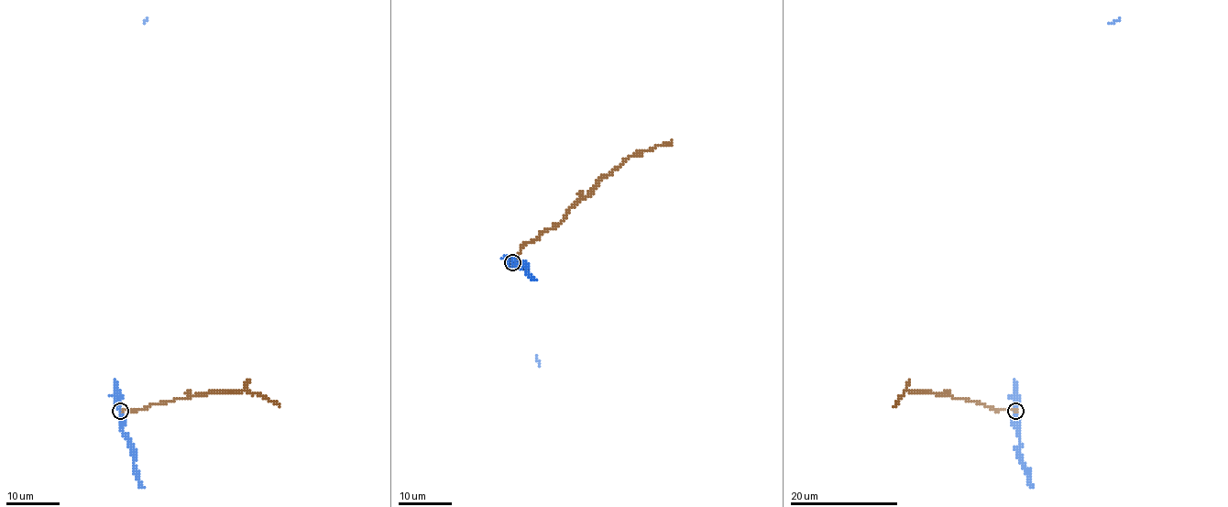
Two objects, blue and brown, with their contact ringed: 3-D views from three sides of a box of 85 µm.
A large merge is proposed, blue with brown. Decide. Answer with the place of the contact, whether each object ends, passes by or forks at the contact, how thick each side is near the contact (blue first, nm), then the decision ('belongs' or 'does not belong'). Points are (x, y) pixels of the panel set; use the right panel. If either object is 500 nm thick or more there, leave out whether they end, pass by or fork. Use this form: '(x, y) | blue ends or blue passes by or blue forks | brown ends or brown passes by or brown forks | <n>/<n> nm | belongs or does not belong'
(1015, 411) | blue passes by | brown ends | 380/260 nm | does not belong

